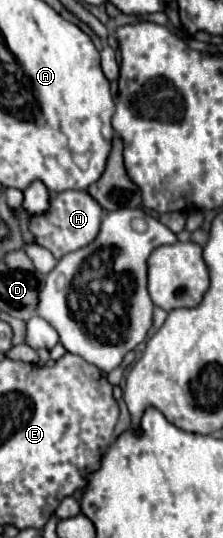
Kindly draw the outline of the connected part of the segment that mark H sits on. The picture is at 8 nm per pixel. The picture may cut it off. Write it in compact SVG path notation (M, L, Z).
M64 191L52 197L48 213L32 217L30 231L36 235L38 245L46 247L56 259L60 259L62 255L88 245L100 231L100 221L102 221L102 207L86 191Z

